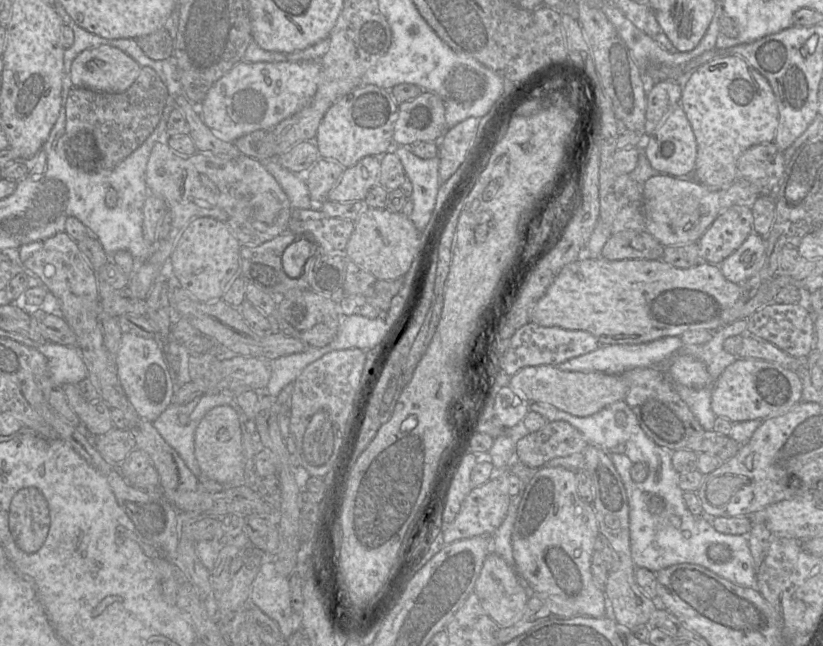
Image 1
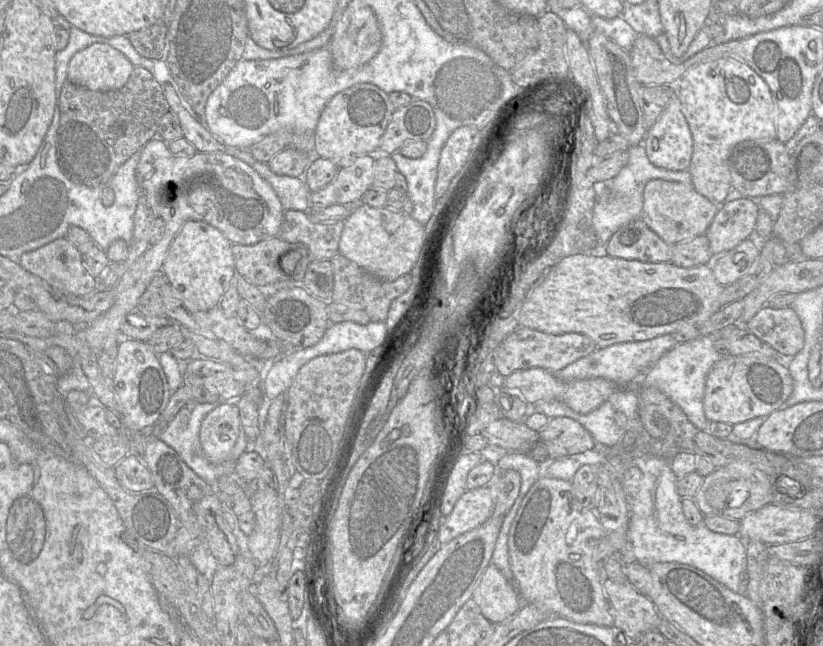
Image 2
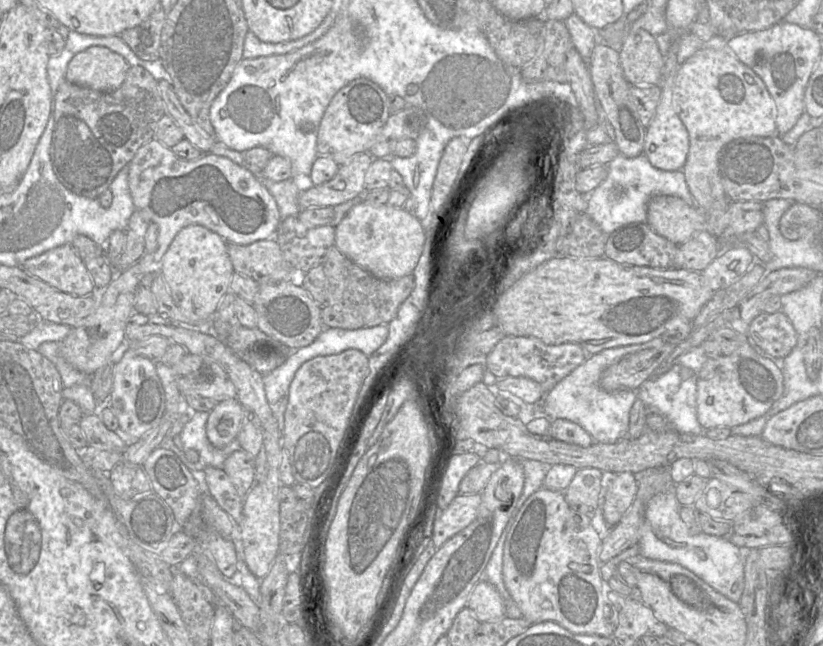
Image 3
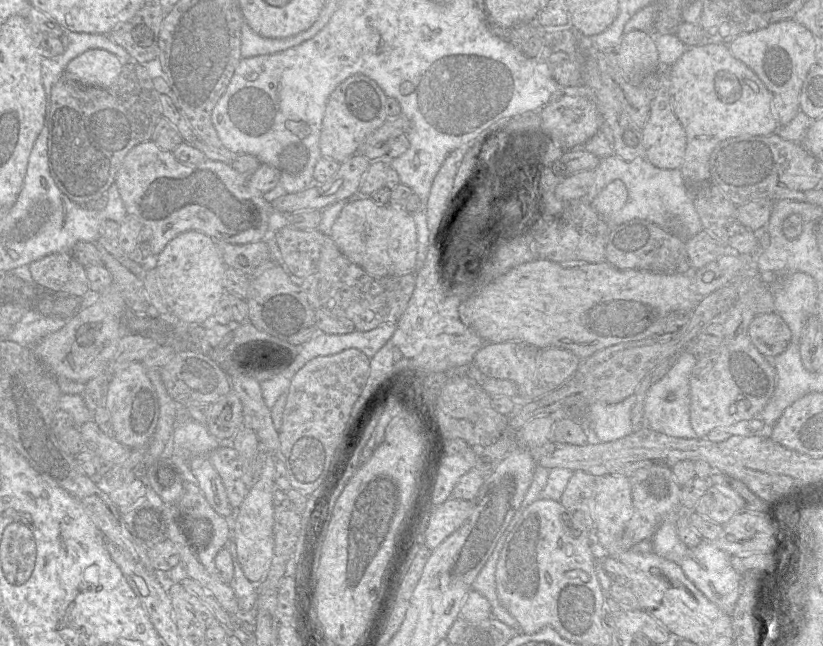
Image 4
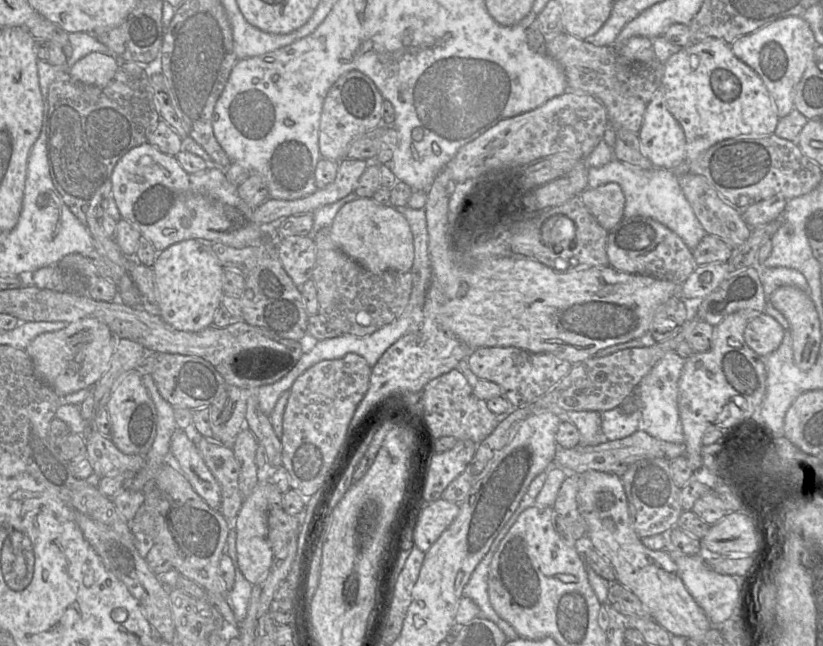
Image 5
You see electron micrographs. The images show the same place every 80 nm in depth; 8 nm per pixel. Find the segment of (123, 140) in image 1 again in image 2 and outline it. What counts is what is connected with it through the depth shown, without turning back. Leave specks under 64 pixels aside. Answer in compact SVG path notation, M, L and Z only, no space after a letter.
M135 67L127 83L118 90L92 91L69 79L60 95L60 120L56 133L56 159L63 174L73 183L85 187L107 187L107 183L134 153L157 137L161 118L170 110L163 86L144 67Z

